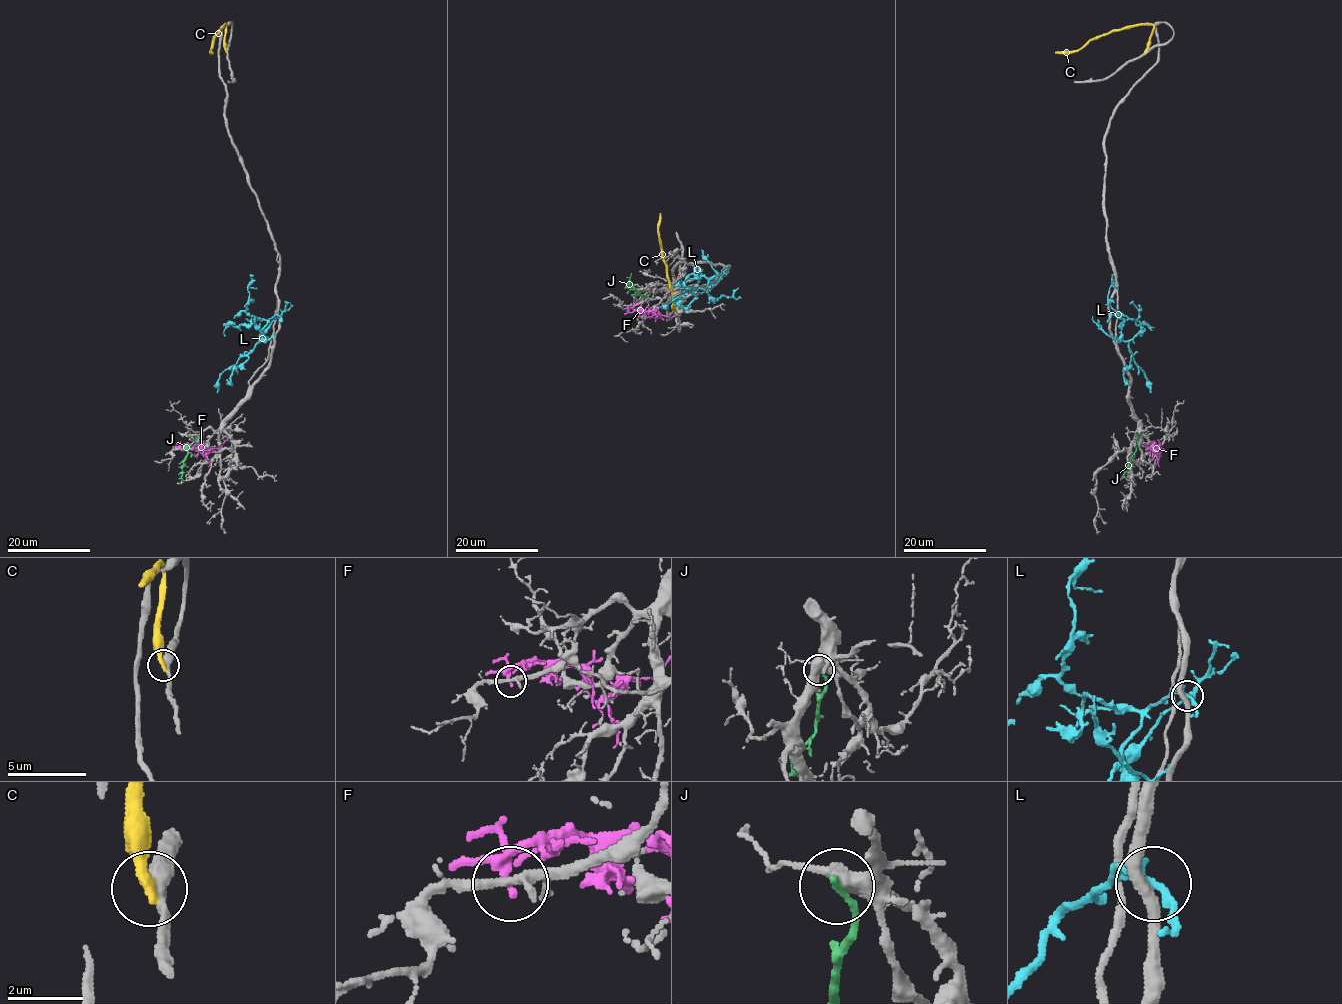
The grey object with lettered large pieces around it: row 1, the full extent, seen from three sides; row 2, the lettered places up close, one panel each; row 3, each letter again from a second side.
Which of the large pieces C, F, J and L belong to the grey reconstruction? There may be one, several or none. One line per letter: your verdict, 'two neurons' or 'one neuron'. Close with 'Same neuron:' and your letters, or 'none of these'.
C: two neurons
F: two neurons
J: two neurons
L: two neurons
Same neuron: none of these

